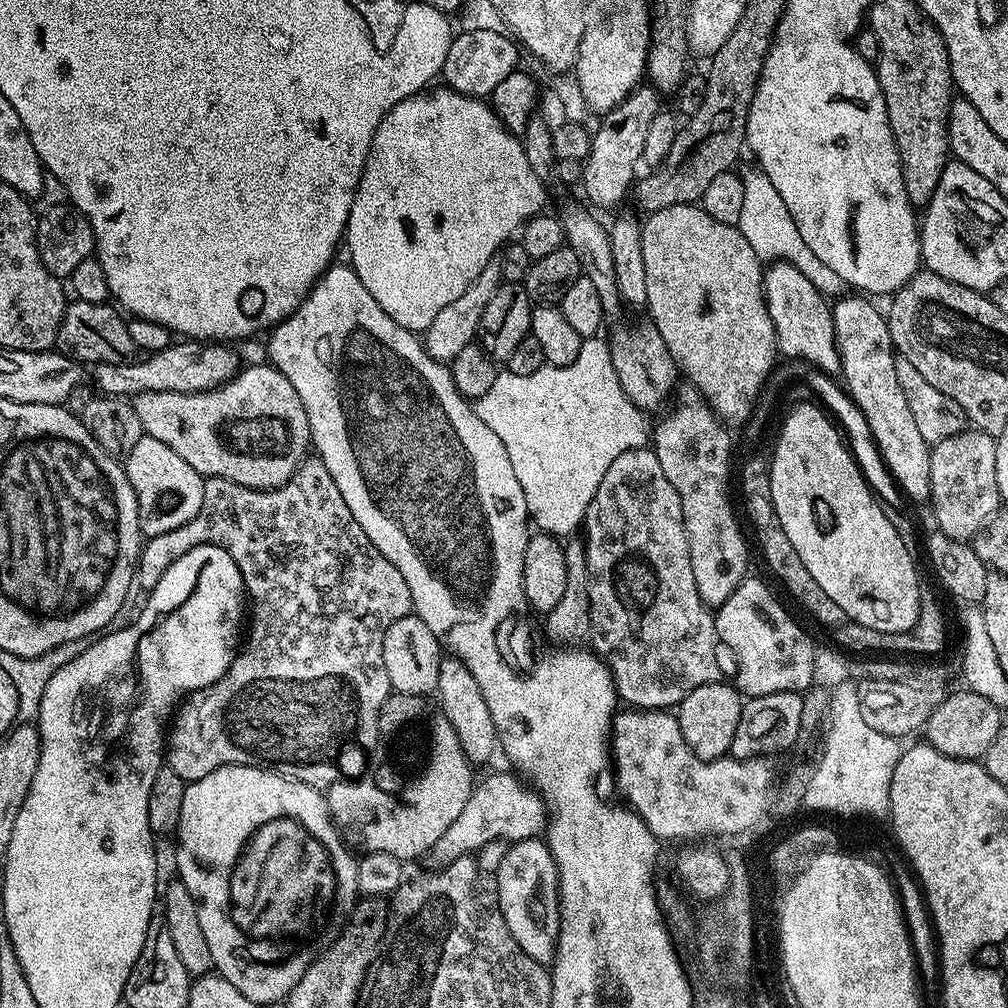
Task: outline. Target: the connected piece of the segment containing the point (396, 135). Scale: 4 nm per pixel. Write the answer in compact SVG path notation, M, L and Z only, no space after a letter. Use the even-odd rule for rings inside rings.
M447 86L439 87L404 97L402 102L398 102L388 111L386 118L382 118L380 128L374 130L374 142L370 142L364 173L356 187L346 229L346 248L348 244L349 256L347 259L358 278L362 278L362 286L370 290L374 302L378 302L378 306L382 306L382 310L386 310L386 314L390 314L390 318L398 322L398 326L417 334L423 334L435 316L445 306L450 306L450 302L455 302L466 291L466 286L470 286L470 282L474 282L474 278L478 278L478 274L482 274L482 270L486 270L486 266L493 263L495 256L492 255L496 251L497 255L519 233L526 220L545 211L540 200L548 196L547 190L544 189L545 181L538 174L534 174L534 166L530 166L530 158L526 158L523 139L517 133L509 132L483 99L464 96Z

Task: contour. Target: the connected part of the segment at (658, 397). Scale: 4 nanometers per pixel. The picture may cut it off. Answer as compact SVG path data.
M651 322L643 323L614 329L612 336L610 335L610 347L614 370L618 370L618 382L622 382L622 390L626 390L630 402L637 404L645 413L651 414L655 408L663 409L669 403L677 387L678 369L666 350L666 342L662 342L662 334L658 334Z

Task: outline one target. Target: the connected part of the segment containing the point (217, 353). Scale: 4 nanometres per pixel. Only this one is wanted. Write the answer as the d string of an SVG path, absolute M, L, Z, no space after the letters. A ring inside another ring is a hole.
M191 338L183 342L173 342L166 350L158 350L151 353L147 358L136 358L131 362L123 364L97 364L91 369L92 376L96 379L99 391L106 396L117 398L131 398L149 392L150 390L170 390L171 392L205 392L211 388L216 388L219 384L224 384L231 380L242 367L242 361L231 352L231 347L220 342L200 343Z

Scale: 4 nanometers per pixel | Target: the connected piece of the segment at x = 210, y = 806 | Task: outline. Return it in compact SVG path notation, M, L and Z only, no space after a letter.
M227 764L218 770L214 770L210 774L206 774L206 778L198 778L191 781L184 789L184 797L182 798L182 818L180 819L180 827L178 829L178 866L176 867L178 878L186 886L186 890L190 890L190 894L194 898L194 902L198 906L198 922L202 925L202 935L206 938L207 944L210 946L210 958L212 959L215 971L219 975L226 978L226 982L230 982L230 986L238 986L238 990L242 990L242 994L246 994L246 998L250 998L250 1002L254 1002L257 1006L264 1004L279 1005L290 994L292 987L298 982L298 978L302 978L302 974L308 967L316 961L317 956L332 943L340 934L340 929L344 927L357 899L358 899L358 874L356 866L358 863L357 857L353 855L347 844L344 842L344 837L340 835L340 831L336 829L336 825L332 822L332 815L328 813L328 802L325 793L318 788L312 788L308 784L304 784L300 780L294 780L291 776L280 770L273 770L268 766L257 766L254 764Z

